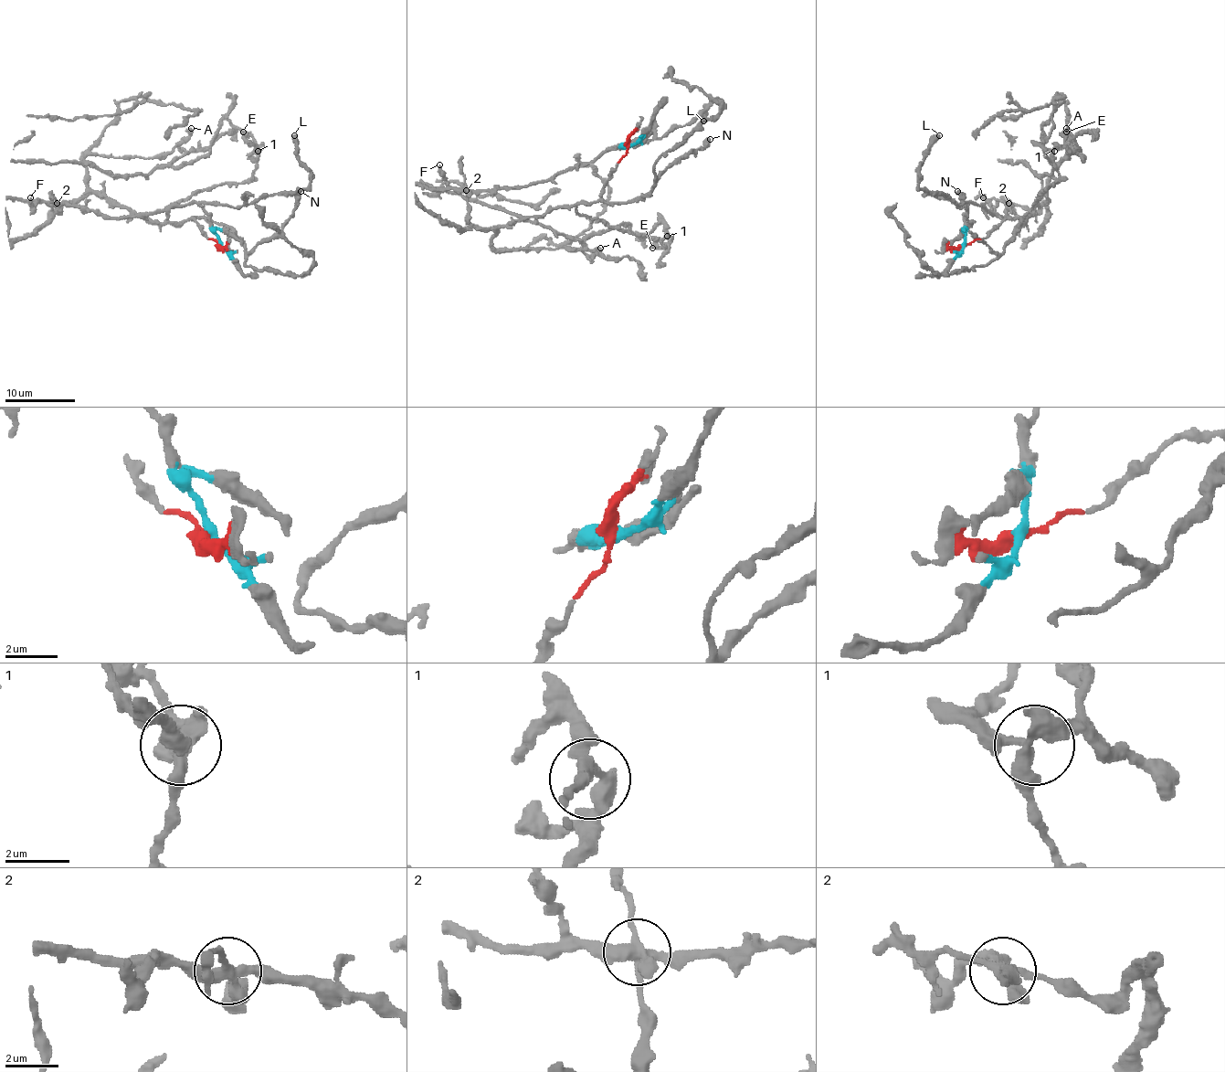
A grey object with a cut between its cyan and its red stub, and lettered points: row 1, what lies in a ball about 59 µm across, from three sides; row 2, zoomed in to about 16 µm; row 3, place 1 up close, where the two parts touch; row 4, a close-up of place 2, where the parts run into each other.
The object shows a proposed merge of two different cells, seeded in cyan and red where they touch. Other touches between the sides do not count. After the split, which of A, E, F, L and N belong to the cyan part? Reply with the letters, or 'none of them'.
F, L

